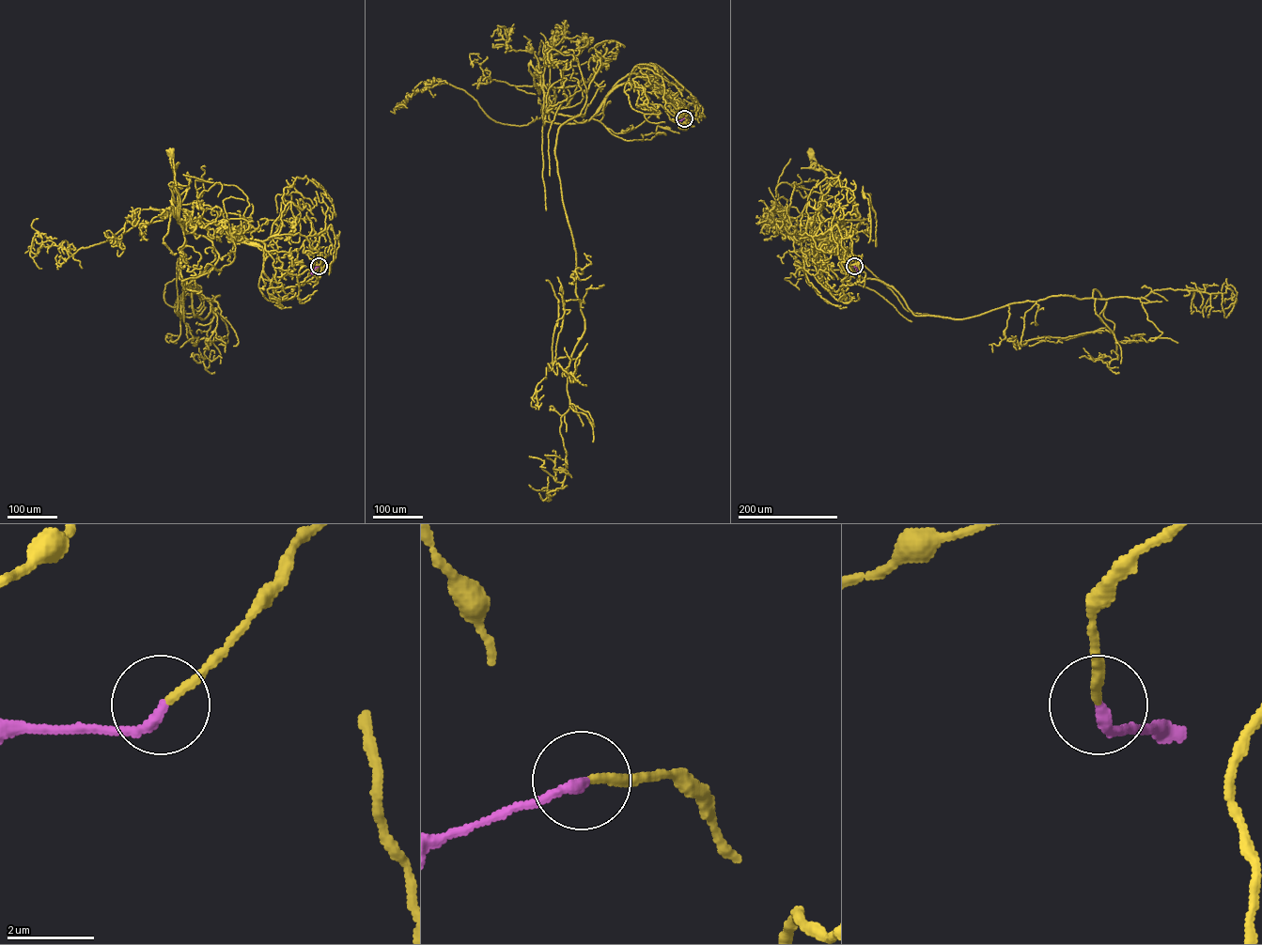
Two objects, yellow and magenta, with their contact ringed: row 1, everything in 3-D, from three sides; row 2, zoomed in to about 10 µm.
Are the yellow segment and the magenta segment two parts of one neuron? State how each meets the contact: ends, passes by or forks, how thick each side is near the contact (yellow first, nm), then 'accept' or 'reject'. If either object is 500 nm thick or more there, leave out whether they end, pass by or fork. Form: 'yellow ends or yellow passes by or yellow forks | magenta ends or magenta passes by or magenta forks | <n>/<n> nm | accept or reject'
yellow ends | magenta ends | 180/260 nm | accept

